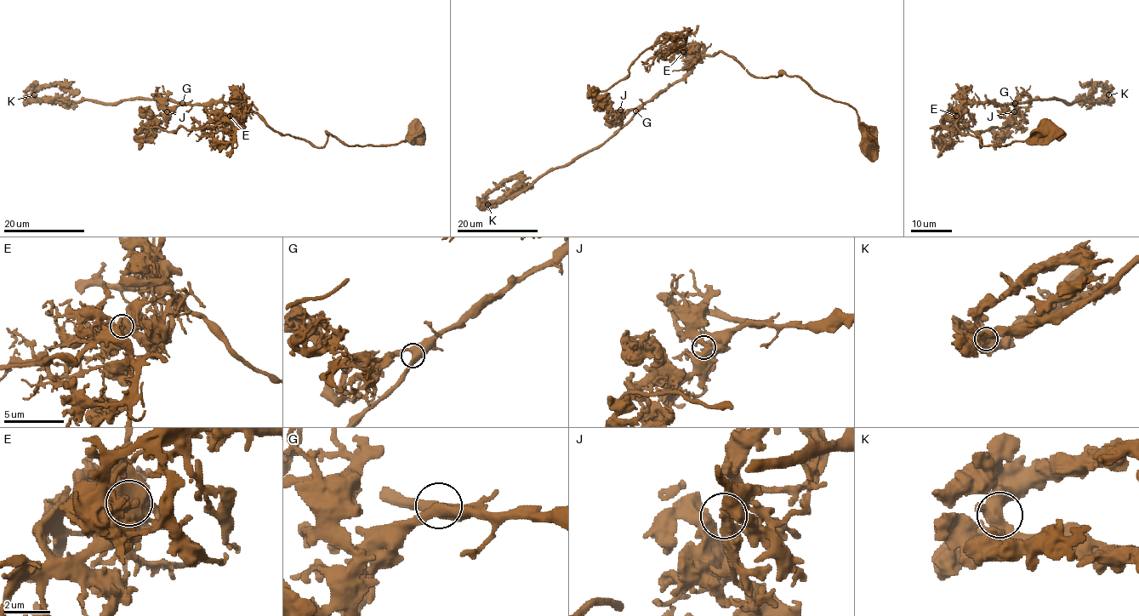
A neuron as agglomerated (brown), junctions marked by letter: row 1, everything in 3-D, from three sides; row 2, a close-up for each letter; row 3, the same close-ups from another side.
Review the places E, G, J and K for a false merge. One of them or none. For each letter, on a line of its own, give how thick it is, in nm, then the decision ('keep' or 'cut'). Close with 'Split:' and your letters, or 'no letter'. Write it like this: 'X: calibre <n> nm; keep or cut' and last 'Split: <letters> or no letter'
E: calibre 550 nm; cut
G: calibre 480 nm; keep
J: calibre 440 nm; keep
K: calibre 550 nm; keep
Split: E

